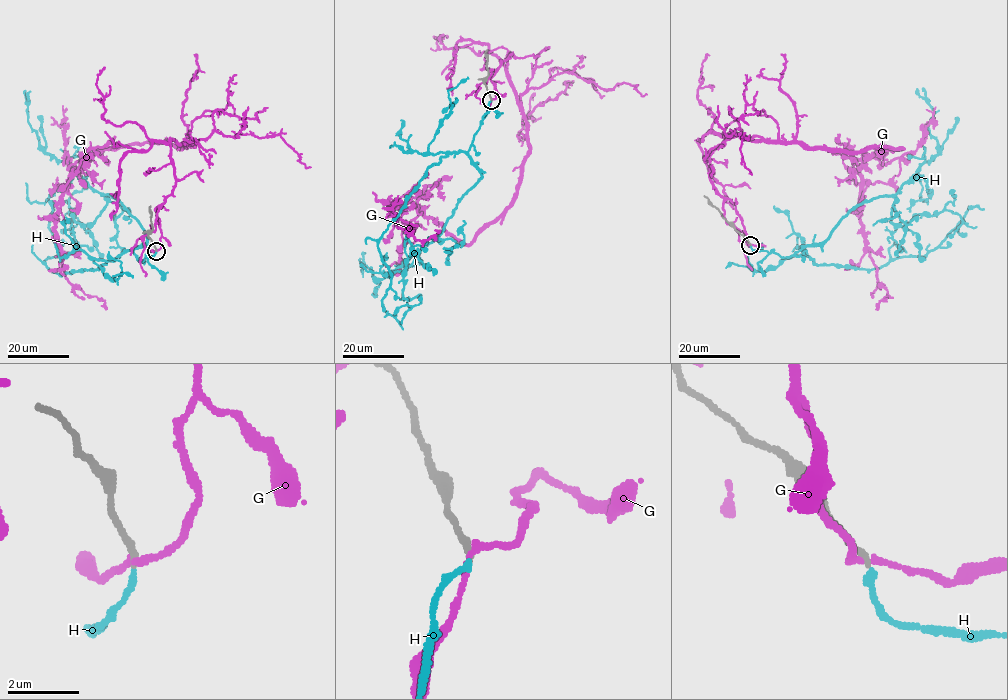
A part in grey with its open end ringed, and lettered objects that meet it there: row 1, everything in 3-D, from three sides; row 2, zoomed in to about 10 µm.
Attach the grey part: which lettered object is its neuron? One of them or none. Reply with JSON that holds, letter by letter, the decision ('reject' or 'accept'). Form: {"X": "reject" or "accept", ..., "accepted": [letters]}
{"G": "reject", "H": "accept", "accepted": ["H"]}

